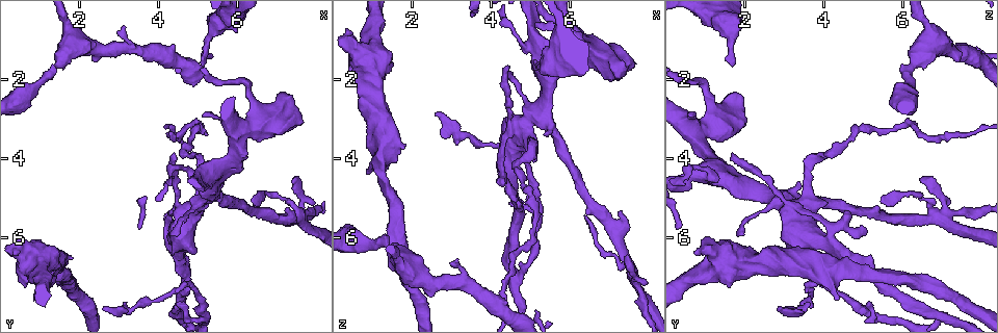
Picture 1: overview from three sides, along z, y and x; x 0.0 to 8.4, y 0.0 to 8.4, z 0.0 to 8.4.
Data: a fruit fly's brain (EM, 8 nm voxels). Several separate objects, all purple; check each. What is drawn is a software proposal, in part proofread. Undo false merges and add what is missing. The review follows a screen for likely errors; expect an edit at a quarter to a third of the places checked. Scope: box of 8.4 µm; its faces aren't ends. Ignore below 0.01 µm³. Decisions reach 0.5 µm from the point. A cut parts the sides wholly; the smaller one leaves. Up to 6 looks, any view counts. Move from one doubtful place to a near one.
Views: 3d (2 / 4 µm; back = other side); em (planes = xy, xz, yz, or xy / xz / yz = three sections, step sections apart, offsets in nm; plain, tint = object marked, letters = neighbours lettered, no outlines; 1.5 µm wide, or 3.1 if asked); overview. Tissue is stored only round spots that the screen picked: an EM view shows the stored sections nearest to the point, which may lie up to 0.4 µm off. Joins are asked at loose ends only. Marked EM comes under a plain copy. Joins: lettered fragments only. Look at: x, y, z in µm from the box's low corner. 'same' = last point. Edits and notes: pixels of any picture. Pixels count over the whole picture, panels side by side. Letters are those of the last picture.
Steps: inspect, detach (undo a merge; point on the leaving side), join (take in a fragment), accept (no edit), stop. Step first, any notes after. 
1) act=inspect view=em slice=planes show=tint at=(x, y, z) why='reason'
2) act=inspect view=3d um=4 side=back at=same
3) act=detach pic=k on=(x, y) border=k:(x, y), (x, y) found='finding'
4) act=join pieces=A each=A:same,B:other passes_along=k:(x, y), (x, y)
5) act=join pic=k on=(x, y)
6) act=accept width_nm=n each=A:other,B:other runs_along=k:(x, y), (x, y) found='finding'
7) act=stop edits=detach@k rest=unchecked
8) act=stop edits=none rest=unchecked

act=inspect view=em slice=yz step=8 show=tint at=(4.55, 7.70, 5.15) why='thin end'

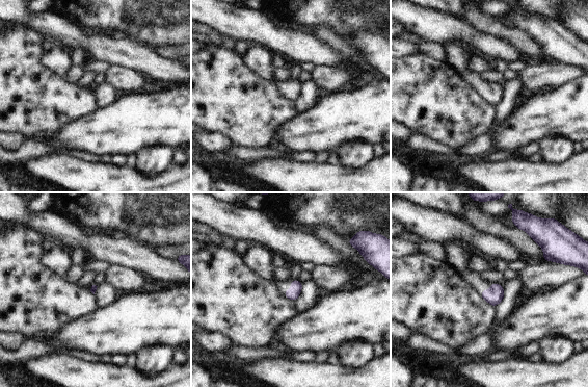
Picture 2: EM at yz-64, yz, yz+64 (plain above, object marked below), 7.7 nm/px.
act=inspect view=em slice=yz step=8 show=letters at=same why='what lies round it'

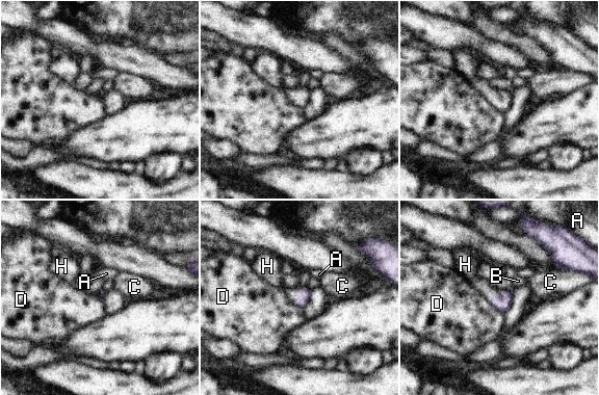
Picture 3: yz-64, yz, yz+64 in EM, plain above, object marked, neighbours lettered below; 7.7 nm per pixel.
act=join pieces=H each=A:other,B:other,C:other,D:other,H:same passes_along=3:(503, 303), (491, 298), (483, 286) found='it goes on there'

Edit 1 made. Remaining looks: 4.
act=inspect view=overview

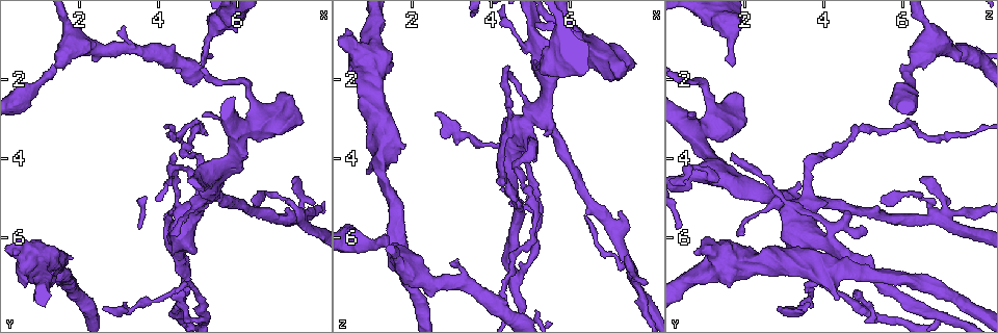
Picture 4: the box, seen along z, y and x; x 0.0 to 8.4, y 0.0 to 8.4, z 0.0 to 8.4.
act=inspect view=em slice=yz step=8 show=tint at=(4.55, 7.90, 6.85)

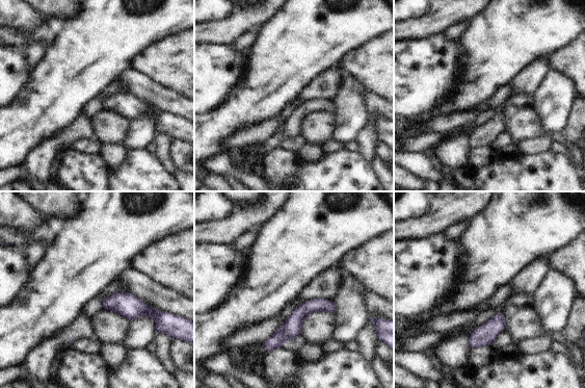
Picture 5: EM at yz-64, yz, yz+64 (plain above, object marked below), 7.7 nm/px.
act=inspect view=em slice=yz step=8 show=letters at=same

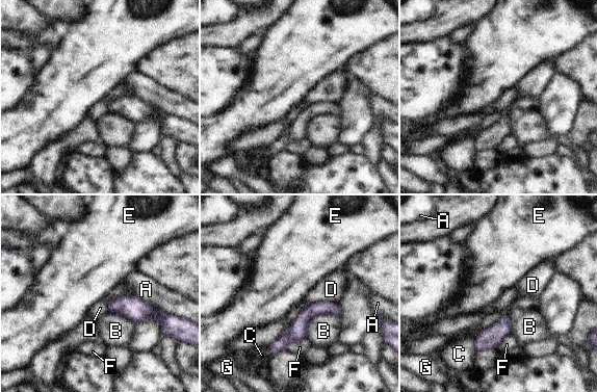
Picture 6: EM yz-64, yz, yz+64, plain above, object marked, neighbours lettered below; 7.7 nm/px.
act=accept longest_contact=B:320nm each=A:other,B:other,C:other,D:other,E:other,F:other,G:other found='one neuron here'

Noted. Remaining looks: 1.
act=inspect view=em slice=planes show=letters at=(2.55, 7.85, 2.85) why='an open end'

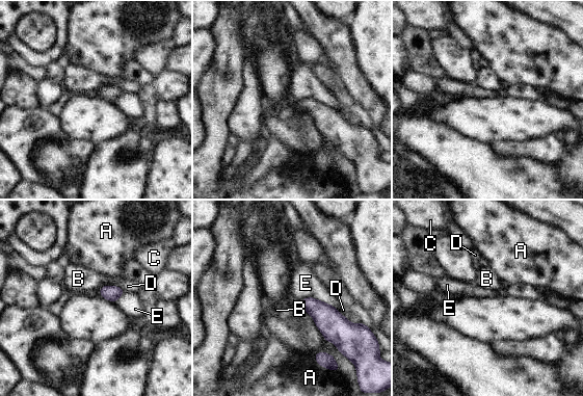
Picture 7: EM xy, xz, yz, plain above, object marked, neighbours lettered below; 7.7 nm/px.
act=accept width_nm=120 each=A:other,B:other,C:other,D:other,E:other found='no lettered fragment goes on from it'

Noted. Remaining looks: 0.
act=stop edits=join@3 rest=unchecked

